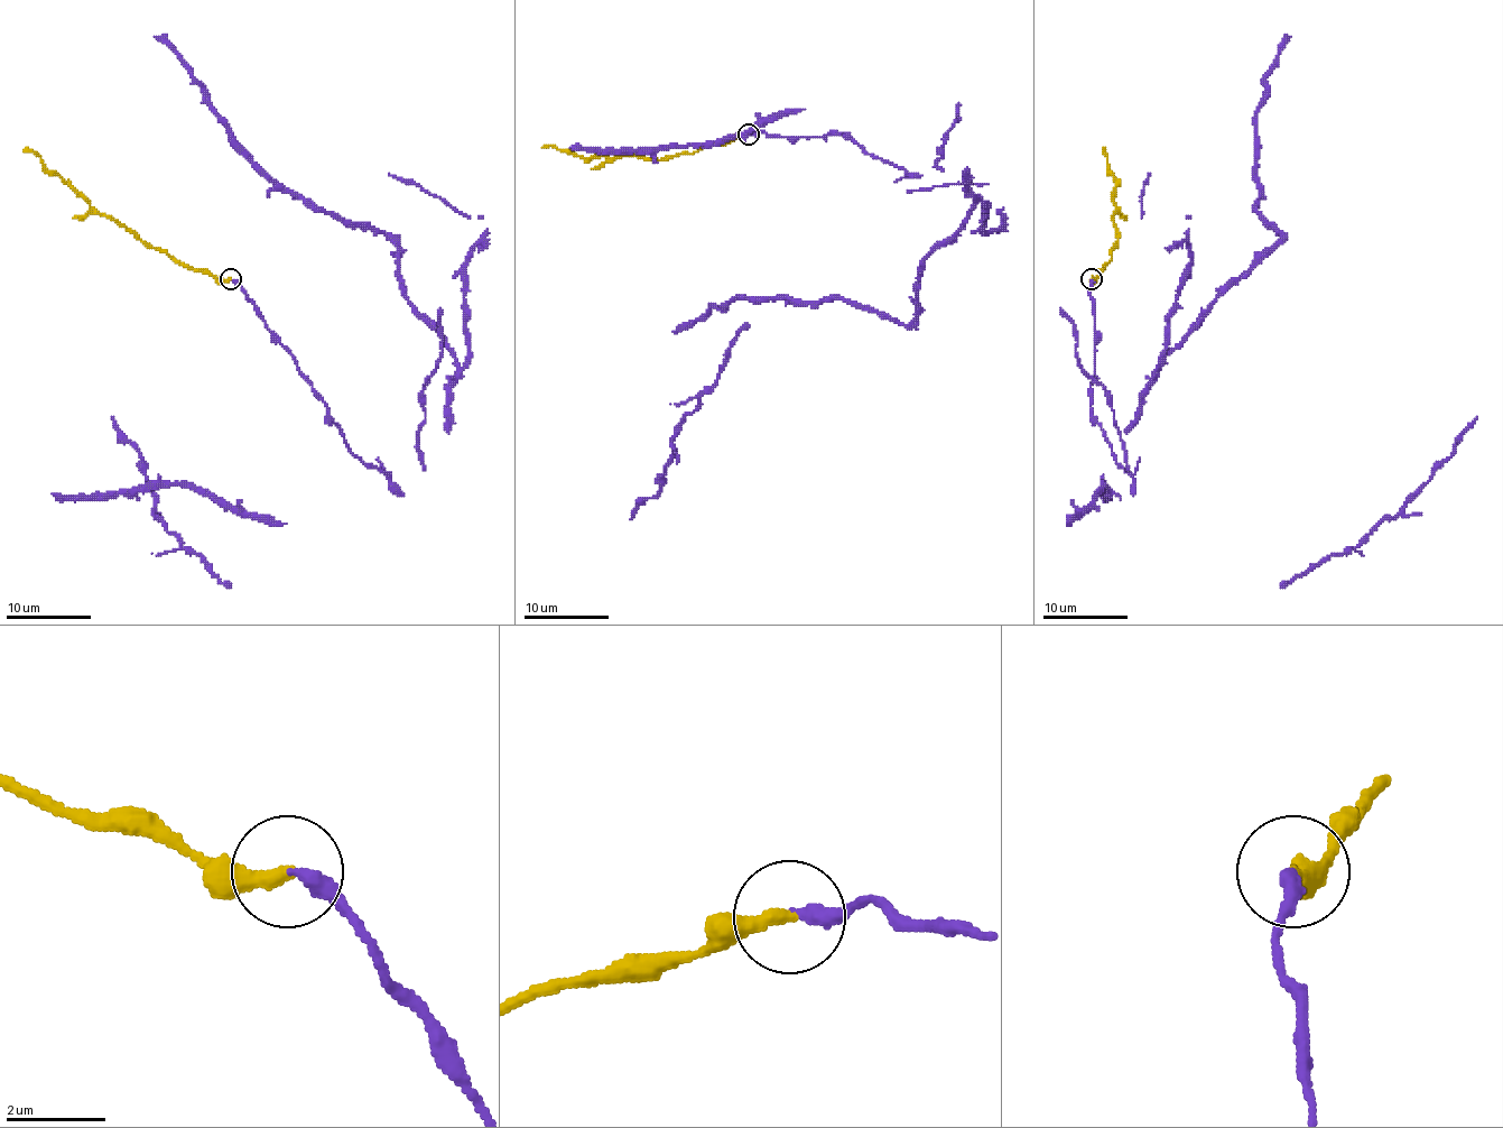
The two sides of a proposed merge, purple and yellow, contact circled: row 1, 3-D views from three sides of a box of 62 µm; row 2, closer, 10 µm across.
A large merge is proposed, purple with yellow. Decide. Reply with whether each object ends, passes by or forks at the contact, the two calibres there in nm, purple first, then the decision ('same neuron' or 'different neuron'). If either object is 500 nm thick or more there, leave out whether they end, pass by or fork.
purple ends | yellow ends | 320/320 nm | same neuron

